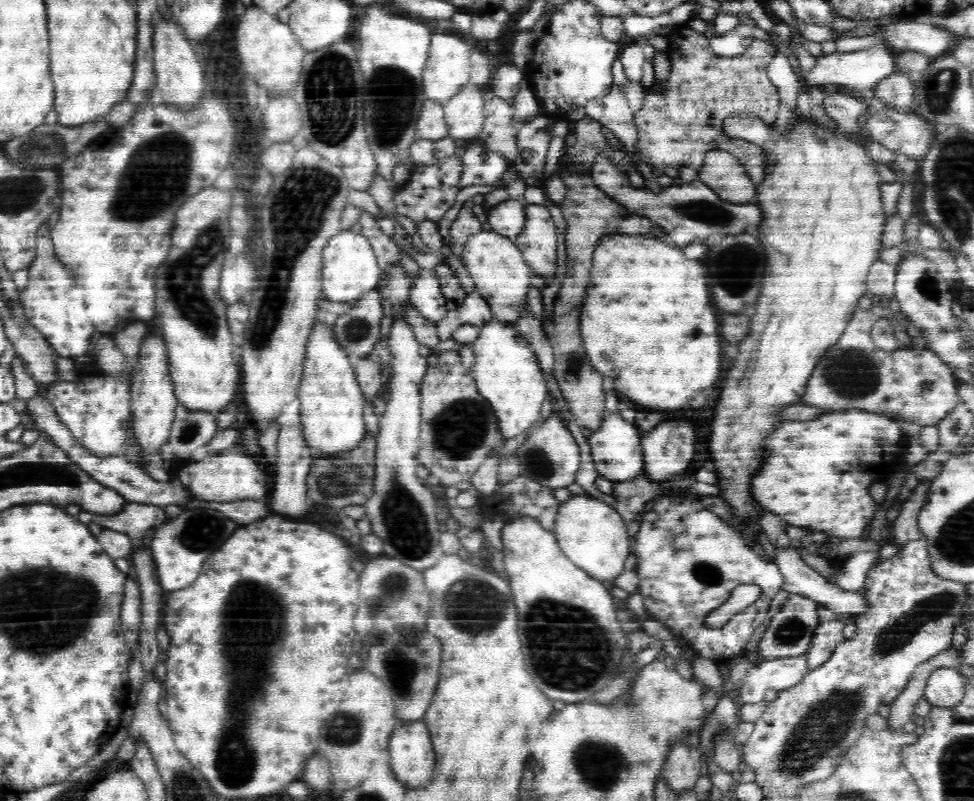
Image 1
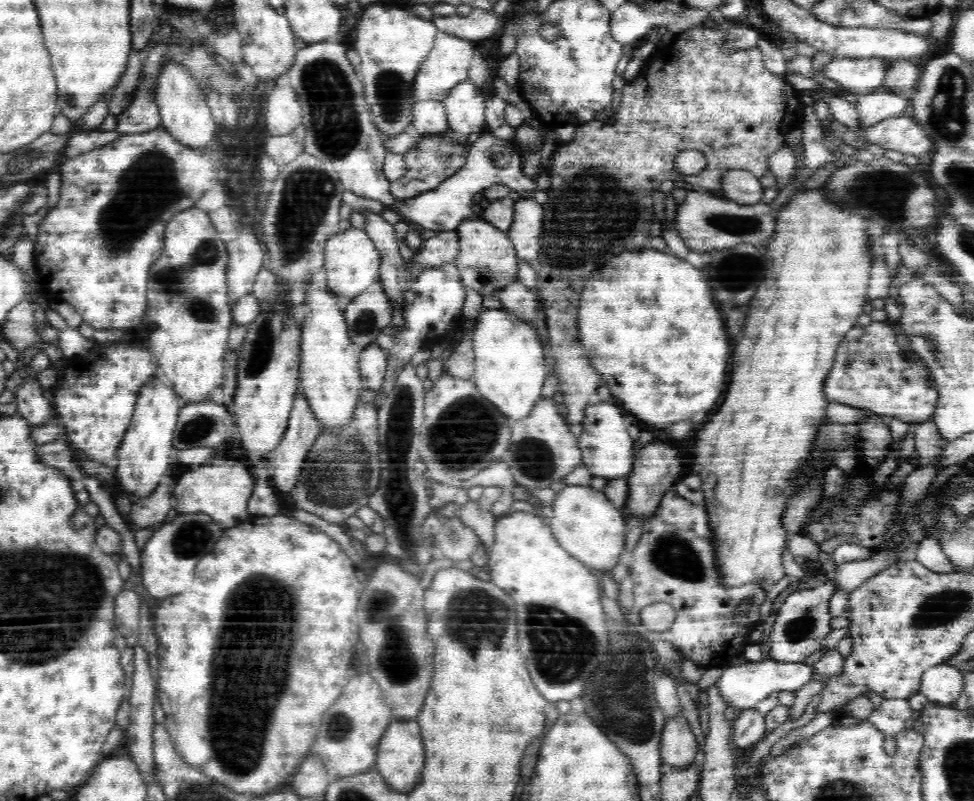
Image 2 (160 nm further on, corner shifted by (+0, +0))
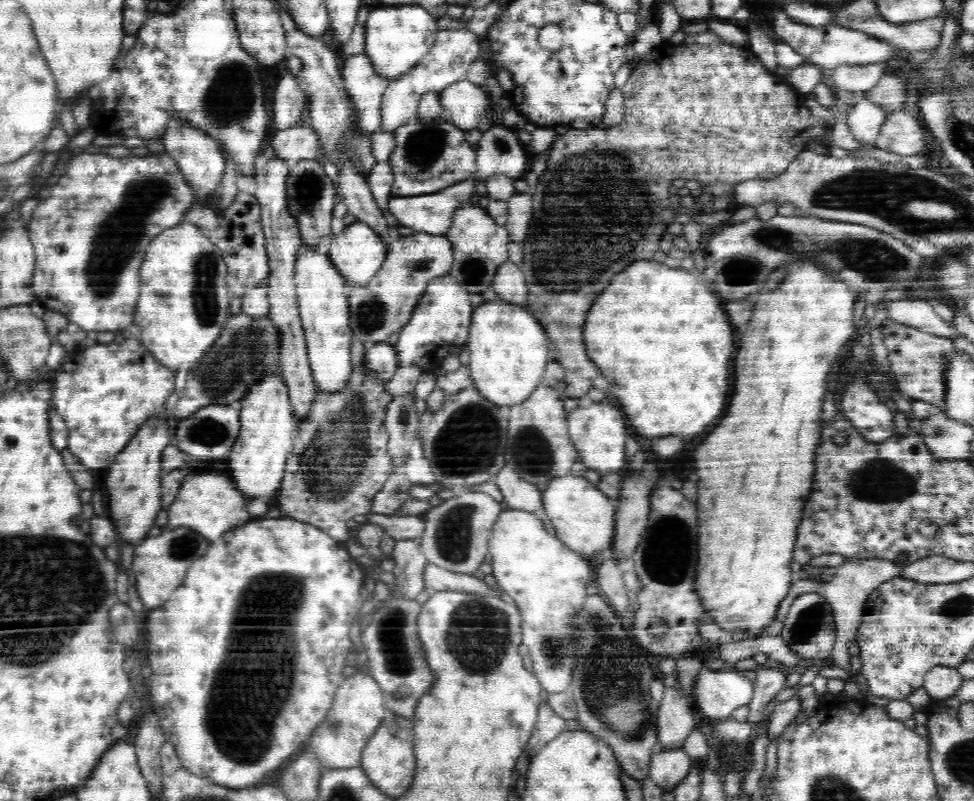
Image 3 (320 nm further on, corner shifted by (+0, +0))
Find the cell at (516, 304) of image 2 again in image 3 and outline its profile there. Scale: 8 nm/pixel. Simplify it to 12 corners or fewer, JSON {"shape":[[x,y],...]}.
{"shape":[[504,263],[492,288],[500,299],[526,306],[528,288],[517,264]]}

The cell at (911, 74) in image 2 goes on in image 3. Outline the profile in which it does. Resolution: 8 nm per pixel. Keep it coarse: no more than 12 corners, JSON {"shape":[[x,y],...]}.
{"shape":[[887,74],[862,95],[886,113],[902,108],[906,85]]}

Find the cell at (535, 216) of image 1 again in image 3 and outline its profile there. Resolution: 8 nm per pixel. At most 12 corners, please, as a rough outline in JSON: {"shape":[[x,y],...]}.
{"shape":[[514,193],[505,200],[505,227],[511,241],[528,238],[533,196]]}

